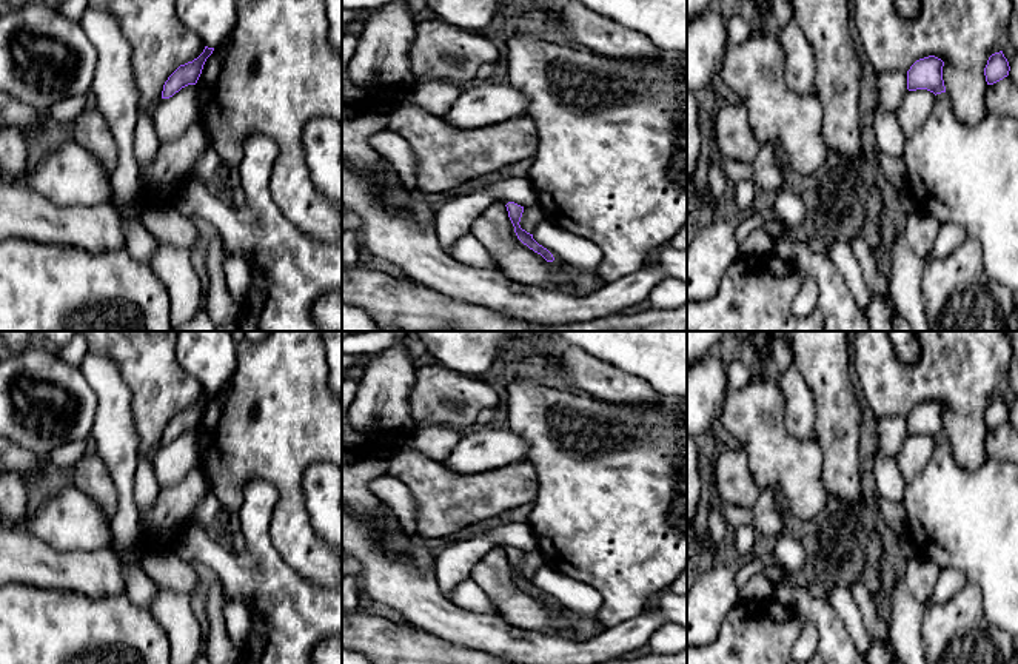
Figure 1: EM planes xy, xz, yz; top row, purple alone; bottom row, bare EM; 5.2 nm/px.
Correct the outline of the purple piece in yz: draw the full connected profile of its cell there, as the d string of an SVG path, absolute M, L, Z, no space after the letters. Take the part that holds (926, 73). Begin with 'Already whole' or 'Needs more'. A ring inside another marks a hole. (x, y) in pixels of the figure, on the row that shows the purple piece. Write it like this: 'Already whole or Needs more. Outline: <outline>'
Already whole. Outline: M935 55L916 60L907 71L907 89L927 89L935 96L946 92L943 66L944 62Z

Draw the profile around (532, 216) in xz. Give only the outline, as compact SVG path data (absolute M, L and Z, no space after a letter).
M539 205L524 206L524 213L519 225L527 233L533 234L534 228L544 220L545 220L545 216Z

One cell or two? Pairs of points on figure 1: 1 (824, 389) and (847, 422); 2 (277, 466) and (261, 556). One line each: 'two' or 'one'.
1: one
2: two

